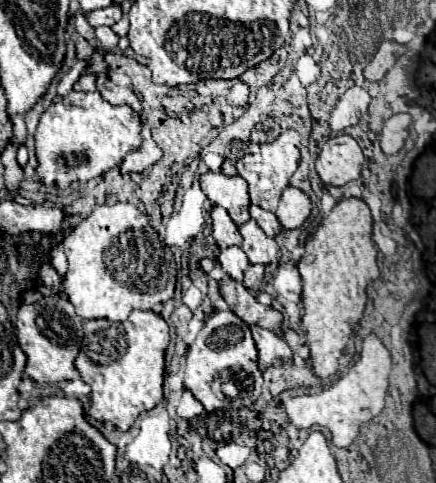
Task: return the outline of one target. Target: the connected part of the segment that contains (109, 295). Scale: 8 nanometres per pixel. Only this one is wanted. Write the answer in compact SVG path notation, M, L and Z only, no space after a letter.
M128 202L98 206L64 238L62 248L68 258L68 272L62 278L62 290L68 294L70 302L74 304L76 314L84 320L108 318L114 322L122 322L130 316L132 310L152 310L158 302L166 302L174 296L176 262L174 262L174 272L170 270L170 262L174 254L168 246L160 242L156 230L150 226L148 216Z

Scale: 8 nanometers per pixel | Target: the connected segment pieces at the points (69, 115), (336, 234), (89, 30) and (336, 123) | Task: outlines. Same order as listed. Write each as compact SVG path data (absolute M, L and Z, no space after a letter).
M72 92L64 98L54 98L48 110L42 114L38 130L34 134L36 156L40 162L38 174L44 184L54 184L56 188L66 188L66 184L70 182L88 182L92 178L98 178L118 166L130 150L136 150L142 144L140 130L140 116L128 104L114 106L102 100L98 92Z
M342 198L322 220L298 262L304 280L302 330L310 346L314 374L328 378L338 370L338 358L360 322L366 306L366 288L378 278L378 250L372 242L372 214L362 198Z
M78 12L76 14L76 30L78 34L82 34L86 40L94 40L94 28L88 24L88 20Z
M352 86L350 90L346 90L330 116L330 128L338 132L354 126L358 122L358 112L366 112L370 100L370 94L362 86Z

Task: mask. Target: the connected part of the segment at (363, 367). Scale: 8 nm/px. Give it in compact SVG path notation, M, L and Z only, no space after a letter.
M368 334L362 342L360 360L350 368L348 374L344 374L338 382L324 388L316 394L304 394L294 396L286 402L286 412L290 422L296 428L310 428L310 426L324 426L332 432L332 442L340 448L346 448L352 444L352 440L358 436L360 426L376 418L386 400L388 392L388 374L390 374L390 352L384 348L380 338L376 334Z

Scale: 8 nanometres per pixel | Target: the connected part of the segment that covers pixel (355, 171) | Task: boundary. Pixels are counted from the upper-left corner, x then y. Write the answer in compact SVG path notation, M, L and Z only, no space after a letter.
M340 134L328 138L322 146L316 160L316 170L324 184L344 186L346 182L360 178L360 162L364 162L364 154L358 142L348 134Z

